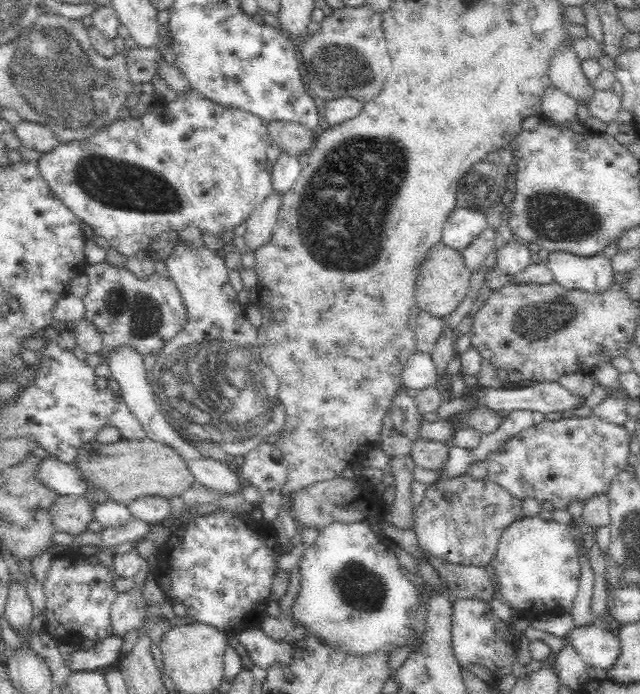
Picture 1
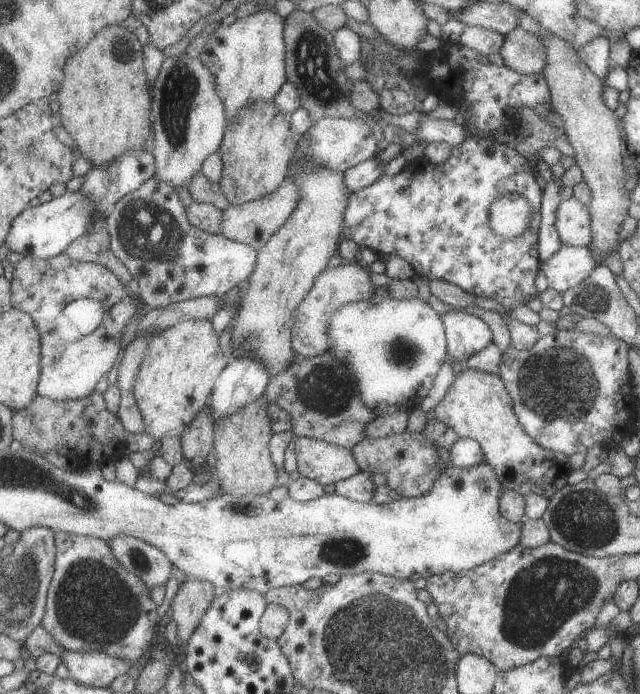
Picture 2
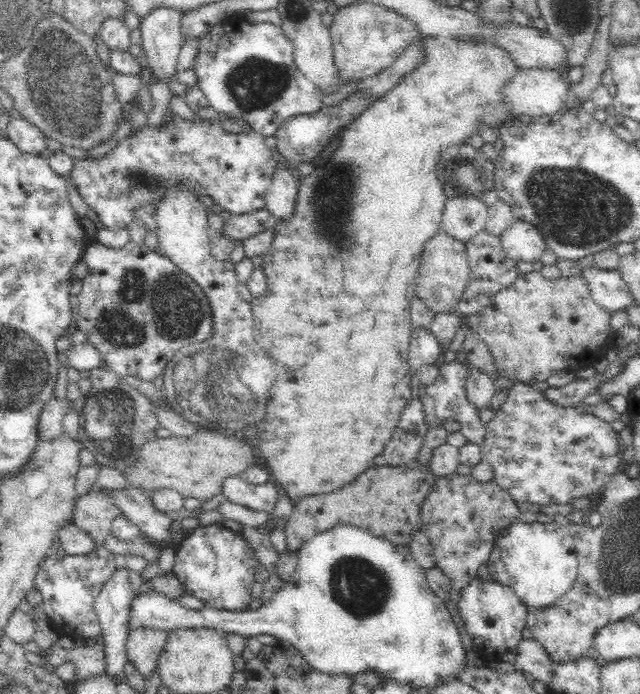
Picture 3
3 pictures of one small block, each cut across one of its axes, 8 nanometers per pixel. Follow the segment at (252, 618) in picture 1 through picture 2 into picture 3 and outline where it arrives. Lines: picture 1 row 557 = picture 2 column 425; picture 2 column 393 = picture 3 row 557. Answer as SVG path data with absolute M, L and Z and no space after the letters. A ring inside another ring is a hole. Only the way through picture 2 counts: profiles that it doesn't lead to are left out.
M222 524L199 525L174 544L175 560L172 573L188 595L201 599L210 608L243 611L249 608L255 584L257 559L254 549L240 532Z

